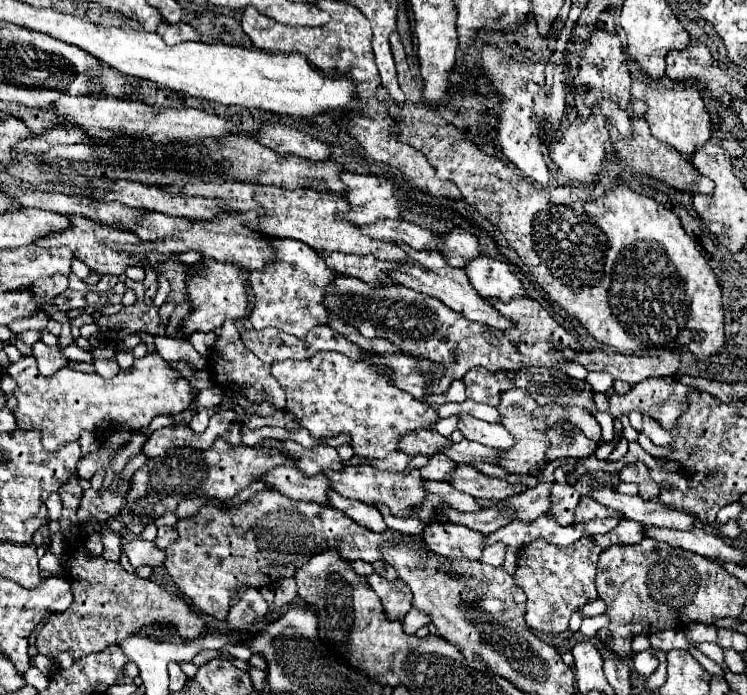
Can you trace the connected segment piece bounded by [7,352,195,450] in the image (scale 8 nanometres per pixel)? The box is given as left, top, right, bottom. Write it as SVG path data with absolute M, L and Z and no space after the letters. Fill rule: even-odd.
M151 352L139 360L133 362L133 366L129 370L121 370L117 376L105 380L99 374L83 374L83 372L75 372L71 368L63 368L59 370L55 376L41 376L37 370L37 360L33 356L23 356L19 362L13 362L7 368L7 374L11 374L11 378L17 382L17 410L15 410L15 418L17 418L17 428L21 430L35 430L39 428L43 432L43 446L47 450L55 450L67 442L79 440L79 434L83 430L95 430L95 426L101 420L109 420L109 422L127 422L131 430L139 430L139 428L147 428L149 422L155 416L175 416L181 414L183 410L187 410L193 400L193 386L191 382L175 368L171 368L171 364L167 360L163 360L157 352Z

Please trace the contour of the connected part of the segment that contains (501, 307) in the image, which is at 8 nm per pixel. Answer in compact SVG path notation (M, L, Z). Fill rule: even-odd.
M345 276L335 286L335 292L327 296L327 306L333 314L343 316L347 322L359 328L359 332L367 338L371 336L383 336L403 348L405 354L411 356L423 356L427 360L441 362L445 366L445 378L439 380L439 384L431 386L429 394L441 394L449 388L449 384L457 378L461 378L467 370L475 366L485 366L493 370L521 370L529 366L541 366L549 370L557 370L557 366L567 364L561 350L555 348L555 342L567 346L567 348L583 348L577 336L573 336L569 330L565 330L537 300L531 298L519 298L511 302L491 300L491 304L497 308L497 312L509 320L515 322L515 328L511 332L499 332L491 330L491 338L483 338L483 330L487 326L479 326L477 322L471 322L445 304L439 304L439 300L423 296L419 292L413 292L403 286L391 286L391 288L379 288L369 286L361 282L359 278Z

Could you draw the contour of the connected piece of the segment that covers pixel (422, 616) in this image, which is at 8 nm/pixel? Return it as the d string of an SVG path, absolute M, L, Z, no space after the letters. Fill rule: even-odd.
M411 608L407 612L407 616L403 618L403 632L405 634L415 634L417 628L421 626L427 626L431 622L431 618L425 614L425 612L417 612L415 608Z

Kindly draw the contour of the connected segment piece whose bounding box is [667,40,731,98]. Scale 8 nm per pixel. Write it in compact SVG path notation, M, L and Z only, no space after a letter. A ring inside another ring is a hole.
M699 40L689 42L681 52L667 54L667 76L671 80L703 82L715 98L721 98L727 92L727 86L731 88L731 80L725 80L717 60L713 60L709 48Z

